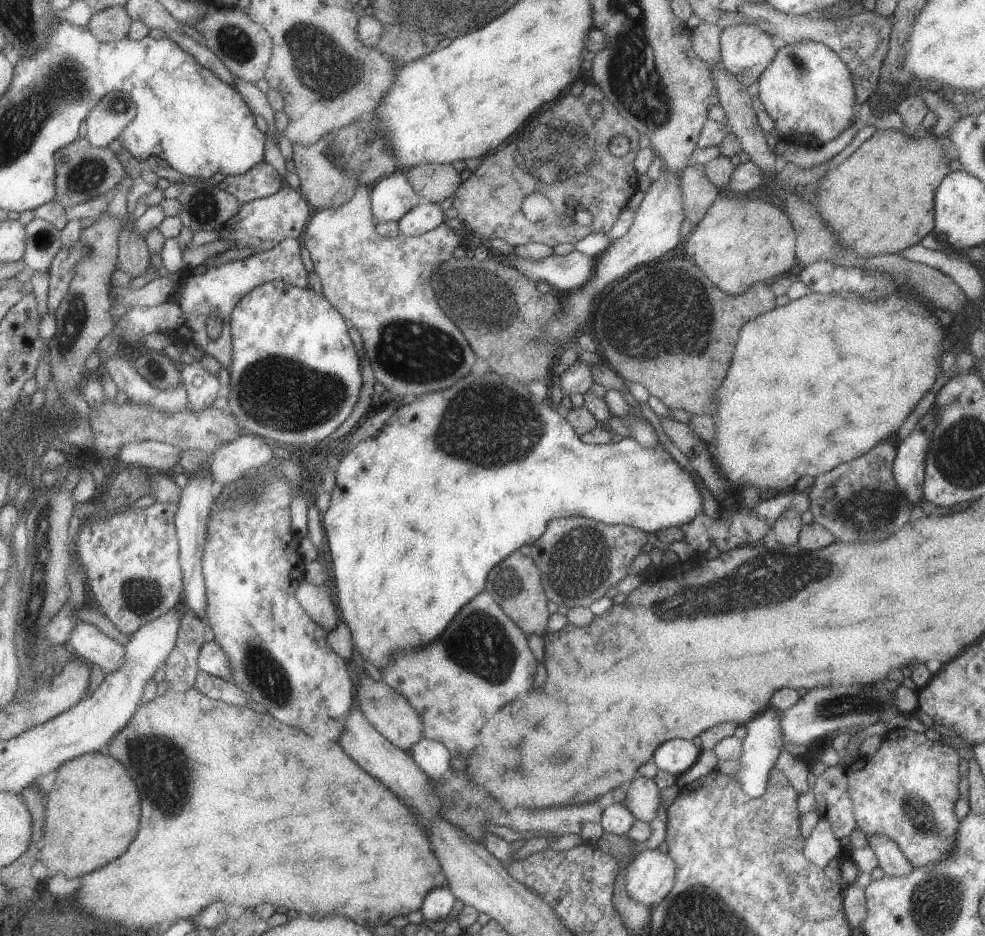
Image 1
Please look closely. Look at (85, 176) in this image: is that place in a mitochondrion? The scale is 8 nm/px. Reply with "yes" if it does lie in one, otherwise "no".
yes

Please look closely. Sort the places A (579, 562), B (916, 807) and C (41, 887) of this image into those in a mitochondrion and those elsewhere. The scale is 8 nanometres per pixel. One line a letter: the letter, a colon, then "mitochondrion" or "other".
A: mitochondrion
B: mitochondrion
C: other

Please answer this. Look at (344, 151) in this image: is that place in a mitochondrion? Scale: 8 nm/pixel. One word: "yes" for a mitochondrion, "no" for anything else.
yes

